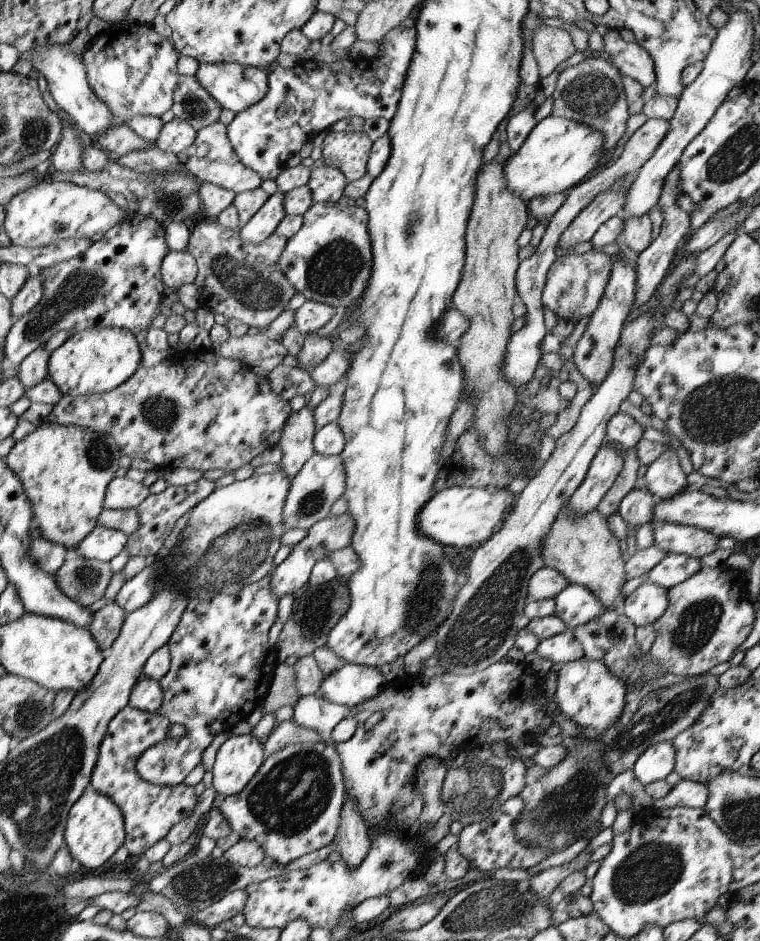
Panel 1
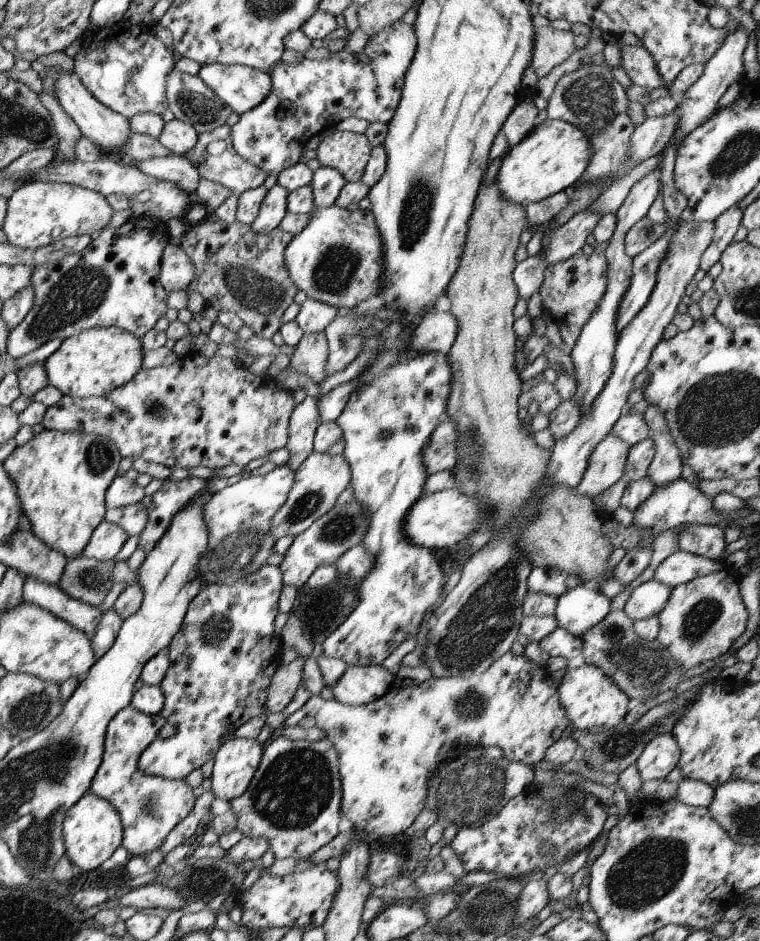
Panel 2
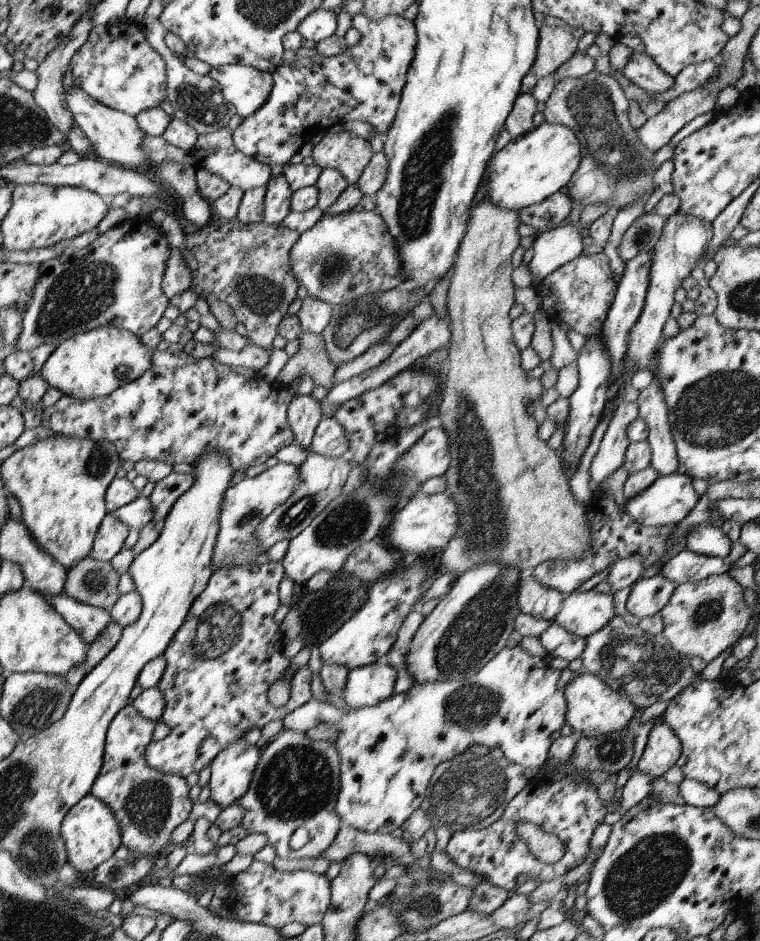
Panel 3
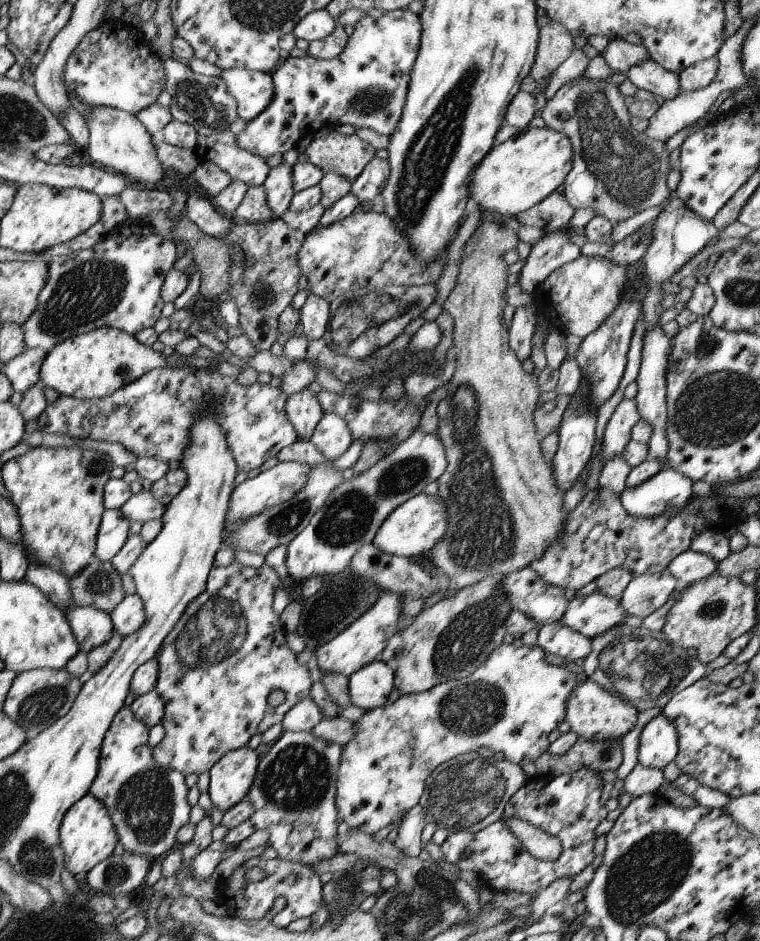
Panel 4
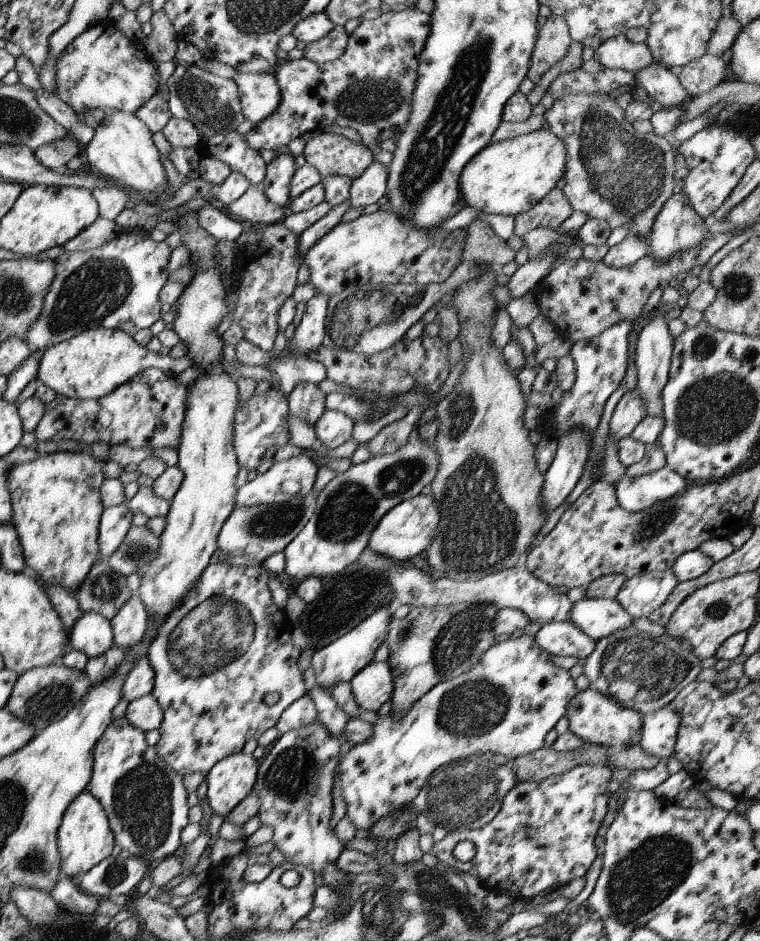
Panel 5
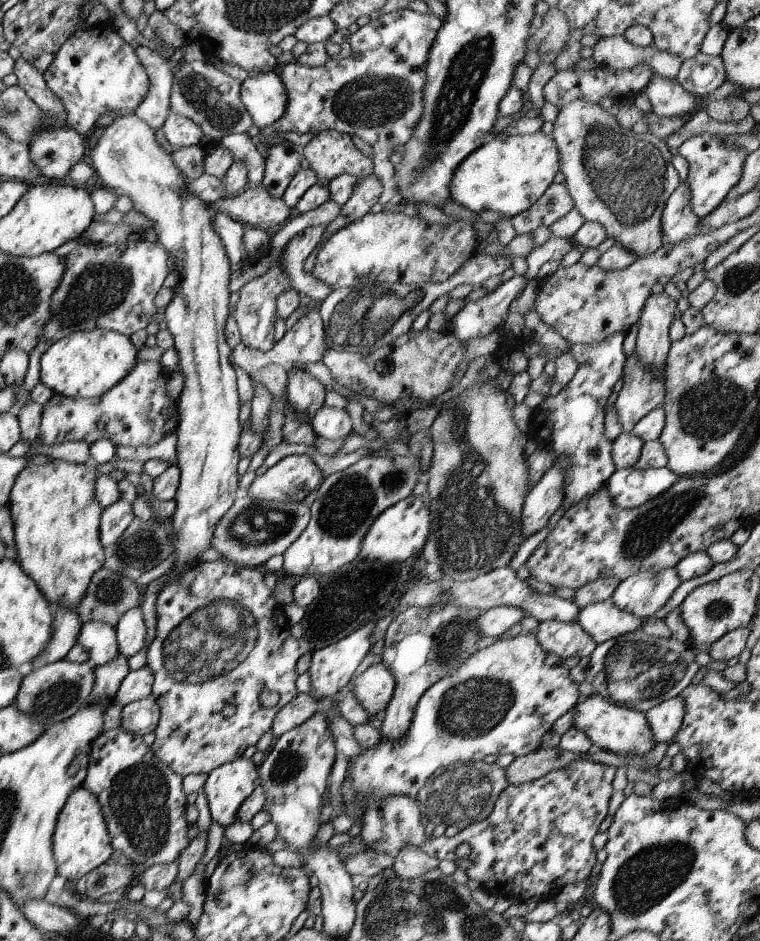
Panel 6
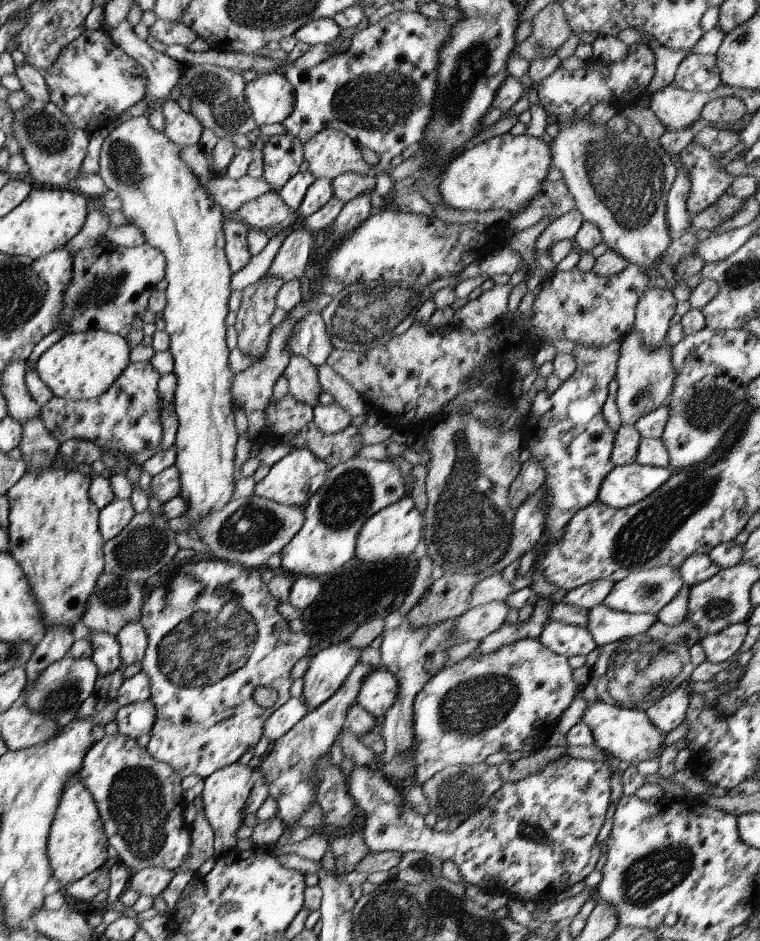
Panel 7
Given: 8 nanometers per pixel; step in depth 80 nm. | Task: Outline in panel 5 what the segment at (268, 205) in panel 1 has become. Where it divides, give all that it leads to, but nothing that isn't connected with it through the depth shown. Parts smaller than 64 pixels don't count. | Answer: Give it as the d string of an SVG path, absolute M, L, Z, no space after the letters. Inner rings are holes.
M279 154L266 165L266 174L263 182L264 194L269 202L287 209L289 202L289 186L295 173L294 157L289 154Z

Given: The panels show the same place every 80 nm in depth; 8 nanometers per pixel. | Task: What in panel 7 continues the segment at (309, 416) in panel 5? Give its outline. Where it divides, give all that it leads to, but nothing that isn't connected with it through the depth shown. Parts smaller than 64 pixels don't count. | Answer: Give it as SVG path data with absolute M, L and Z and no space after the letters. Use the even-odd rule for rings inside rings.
M290 356L282 376L287 380L288 394L302 404L314 407L323 390L318 382L315 366L309 364L303 356Z

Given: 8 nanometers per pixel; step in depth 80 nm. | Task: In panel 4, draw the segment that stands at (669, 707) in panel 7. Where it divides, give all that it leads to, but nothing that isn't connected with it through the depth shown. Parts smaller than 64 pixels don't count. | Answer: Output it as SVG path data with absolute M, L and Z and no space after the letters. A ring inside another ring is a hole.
M663 714L651 718L639 734L637 764L643 768L663 770L677 755L677 734Z

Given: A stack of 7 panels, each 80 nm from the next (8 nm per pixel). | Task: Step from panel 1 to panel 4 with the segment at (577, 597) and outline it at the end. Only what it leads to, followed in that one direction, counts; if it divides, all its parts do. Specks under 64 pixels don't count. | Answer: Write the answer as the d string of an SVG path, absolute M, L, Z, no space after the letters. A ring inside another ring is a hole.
M595 591L589 596L569 600L560 621L573 632L579 632L590 640L622 624L625 616L619 598L604 596Z

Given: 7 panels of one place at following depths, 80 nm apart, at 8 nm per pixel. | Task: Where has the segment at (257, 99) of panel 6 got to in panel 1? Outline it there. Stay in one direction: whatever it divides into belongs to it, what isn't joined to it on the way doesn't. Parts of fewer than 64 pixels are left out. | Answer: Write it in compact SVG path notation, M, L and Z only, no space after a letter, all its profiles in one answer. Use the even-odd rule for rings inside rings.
M203 62L197 68L195 78L203 90L219 104L219 108L228 109L234 113L246 110L256 104L265 94L268 88L267 70L242 66L235 62Z

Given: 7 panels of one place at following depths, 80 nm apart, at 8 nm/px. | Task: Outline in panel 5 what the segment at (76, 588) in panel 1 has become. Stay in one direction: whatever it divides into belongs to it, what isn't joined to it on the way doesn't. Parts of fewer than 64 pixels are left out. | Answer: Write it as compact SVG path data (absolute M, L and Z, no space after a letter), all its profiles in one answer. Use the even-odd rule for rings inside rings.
M105 560L95 562L74 591L82 613L95 612L109 621L133 594L127 588L125 577L111 570Z

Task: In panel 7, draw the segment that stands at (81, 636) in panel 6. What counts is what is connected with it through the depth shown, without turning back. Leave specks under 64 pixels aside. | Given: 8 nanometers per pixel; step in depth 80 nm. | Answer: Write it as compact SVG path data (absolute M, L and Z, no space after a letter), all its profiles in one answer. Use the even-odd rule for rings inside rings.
M89 632L88 635L91 644L90 660L97 668L98 676L111 674L122 666L116 636L111 636L107 632Z

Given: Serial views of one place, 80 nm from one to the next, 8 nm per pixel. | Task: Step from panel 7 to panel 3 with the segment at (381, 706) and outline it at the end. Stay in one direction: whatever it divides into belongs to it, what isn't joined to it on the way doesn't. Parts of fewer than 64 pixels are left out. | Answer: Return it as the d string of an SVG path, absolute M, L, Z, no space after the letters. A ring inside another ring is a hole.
M381 657L377 662L373 662L373 664L353 668L347 672L341 698L351 709L375 706L381 700L385 700L385 698L391 696L395 681L395 668L386 662L385 657Z

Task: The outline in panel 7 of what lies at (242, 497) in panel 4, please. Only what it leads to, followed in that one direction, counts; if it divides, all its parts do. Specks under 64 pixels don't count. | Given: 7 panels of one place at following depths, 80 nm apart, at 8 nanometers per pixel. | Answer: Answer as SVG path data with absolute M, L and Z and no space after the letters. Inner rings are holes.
M295 449L270 467L267 476L255 484L253 495L278 504L301 507L323 484L327 472L327 466L323 460L313 456L307 449Z

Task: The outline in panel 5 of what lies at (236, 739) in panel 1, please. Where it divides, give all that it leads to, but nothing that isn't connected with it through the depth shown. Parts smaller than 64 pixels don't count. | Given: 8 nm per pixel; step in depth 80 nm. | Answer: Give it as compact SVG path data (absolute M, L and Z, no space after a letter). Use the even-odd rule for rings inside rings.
M231 754L205 774L206 802L213 814L225 818L243 798L252 793L259 760L251 754Z

